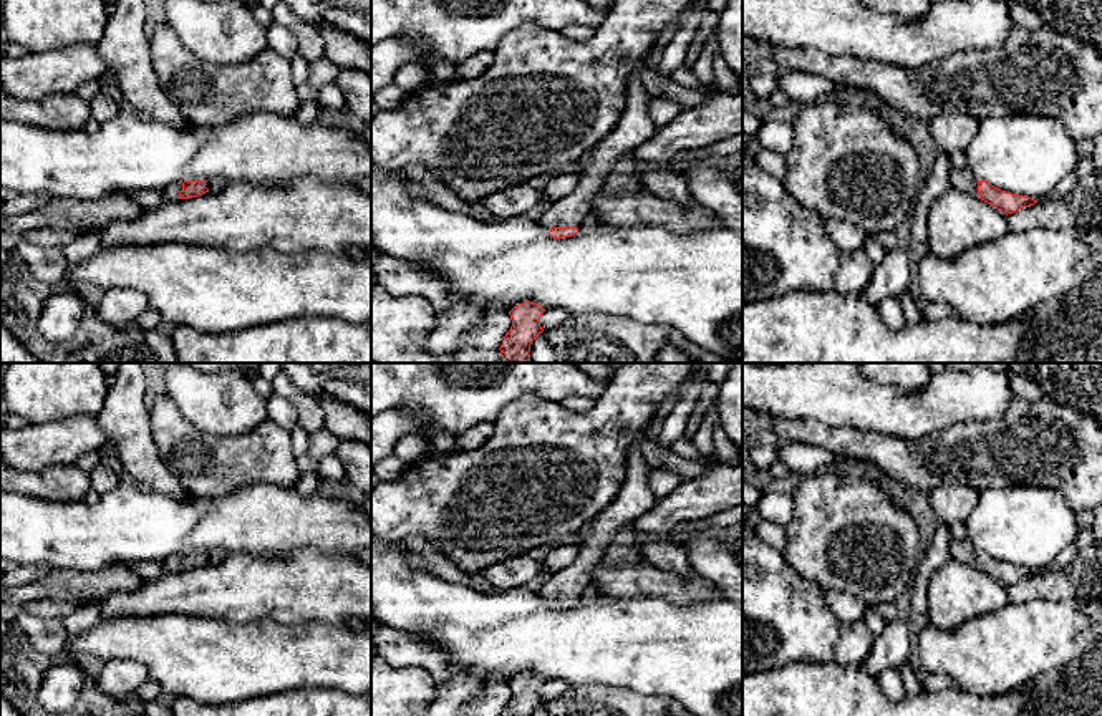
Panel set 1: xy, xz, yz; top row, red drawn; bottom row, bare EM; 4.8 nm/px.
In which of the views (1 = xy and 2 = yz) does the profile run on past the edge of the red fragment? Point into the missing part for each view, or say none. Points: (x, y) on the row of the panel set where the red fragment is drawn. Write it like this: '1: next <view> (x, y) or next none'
1: next xy (171, 193)
2: next yz (963, 179)

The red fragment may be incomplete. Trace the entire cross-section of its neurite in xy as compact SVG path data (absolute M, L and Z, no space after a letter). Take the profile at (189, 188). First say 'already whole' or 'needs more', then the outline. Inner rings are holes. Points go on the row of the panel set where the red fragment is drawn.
needs more; M192 179L166 189L166 199L189 199L209 192L212 186L205 181Z

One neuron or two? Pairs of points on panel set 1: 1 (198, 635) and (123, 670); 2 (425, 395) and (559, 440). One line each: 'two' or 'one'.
1: two
2: two

